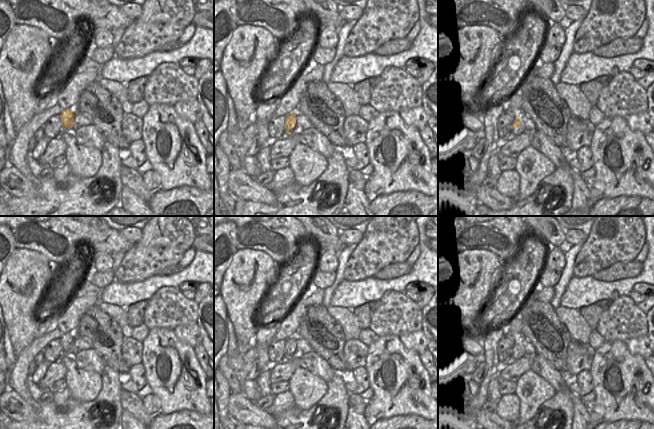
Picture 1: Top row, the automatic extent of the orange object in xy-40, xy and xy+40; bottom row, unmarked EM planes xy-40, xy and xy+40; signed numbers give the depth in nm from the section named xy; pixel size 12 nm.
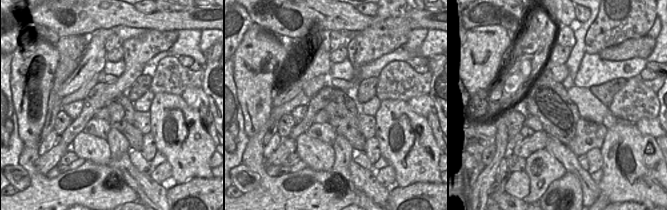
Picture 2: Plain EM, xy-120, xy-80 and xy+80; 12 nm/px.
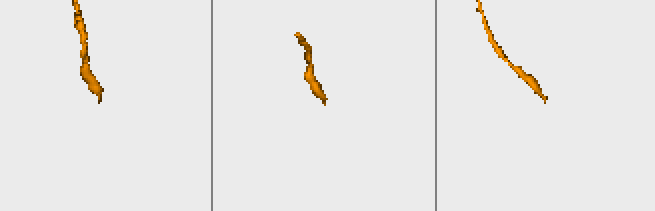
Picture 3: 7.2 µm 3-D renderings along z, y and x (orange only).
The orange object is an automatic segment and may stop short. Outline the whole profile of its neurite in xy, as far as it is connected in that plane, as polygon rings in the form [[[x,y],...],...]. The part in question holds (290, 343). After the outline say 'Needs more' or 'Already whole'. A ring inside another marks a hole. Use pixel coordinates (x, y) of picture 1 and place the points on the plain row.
[[[289,337],[285,340],[285,353],[287,357],[297,355],[297,339],[298,337]]]. Needs more

